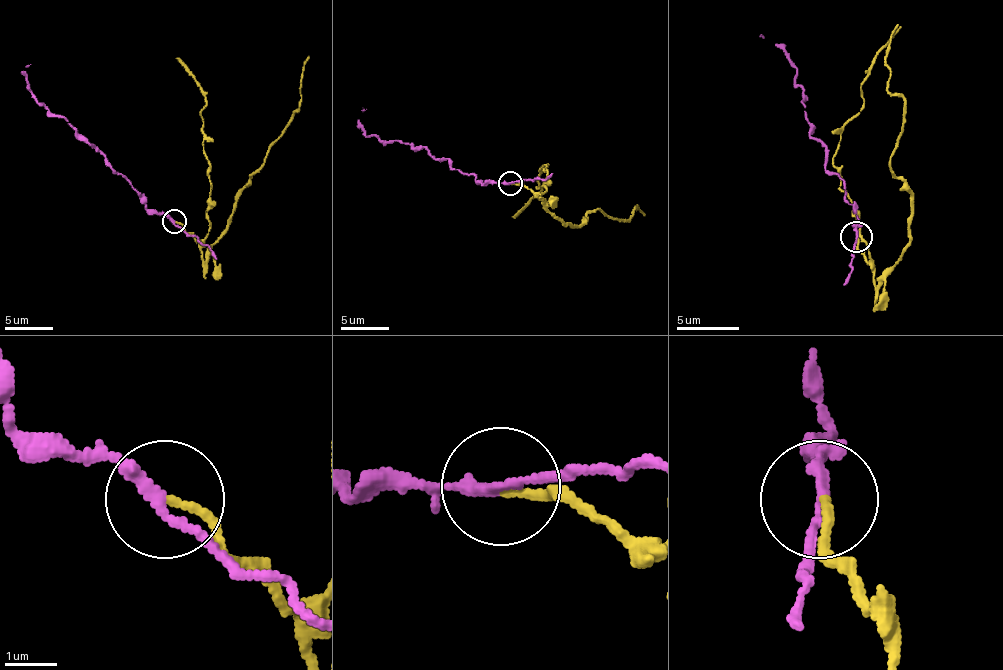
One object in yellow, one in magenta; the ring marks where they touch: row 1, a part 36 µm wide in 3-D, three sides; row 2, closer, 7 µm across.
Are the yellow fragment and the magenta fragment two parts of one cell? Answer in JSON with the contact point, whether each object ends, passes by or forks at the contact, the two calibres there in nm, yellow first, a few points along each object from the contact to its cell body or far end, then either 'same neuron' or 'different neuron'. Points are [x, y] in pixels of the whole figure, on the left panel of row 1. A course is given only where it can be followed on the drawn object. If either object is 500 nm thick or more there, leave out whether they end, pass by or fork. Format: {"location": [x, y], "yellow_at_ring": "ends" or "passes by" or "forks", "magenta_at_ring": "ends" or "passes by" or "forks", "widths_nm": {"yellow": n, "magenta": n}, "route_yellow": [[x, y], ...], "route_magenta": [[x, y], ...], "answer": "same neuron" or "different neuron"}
{"location": [174, 221], "yellow_at_ring": "ends", "magenta_at_ring": "passes by", "widths_nm": {"yellow": 150, "magenta": 200}, "route_yellow": [[175, 222], [199, 244], [204, 258], [228, 224], [235, 195], [301, 106], [301, 77], [308, 55]], "route_magenta": [[175, 222], [146, 207], [146, 200], [112, 169], [90, 142], [34, 99], [22, 72], [27, 65]], "answer": "different neuron"}

